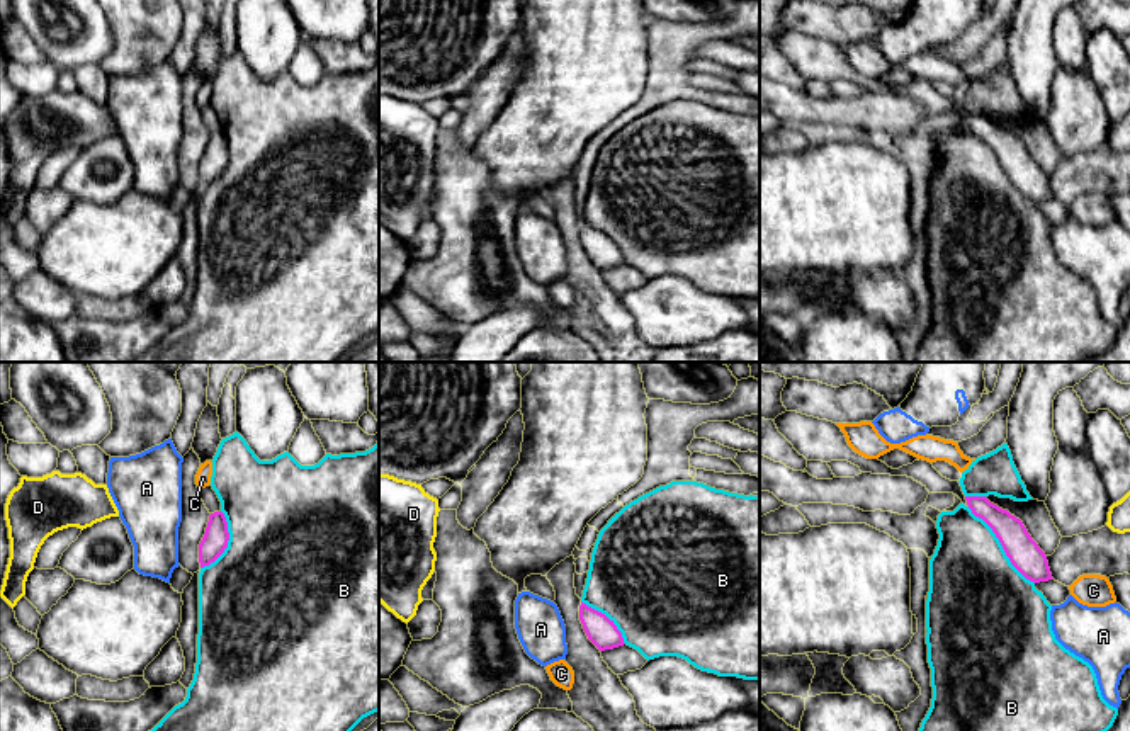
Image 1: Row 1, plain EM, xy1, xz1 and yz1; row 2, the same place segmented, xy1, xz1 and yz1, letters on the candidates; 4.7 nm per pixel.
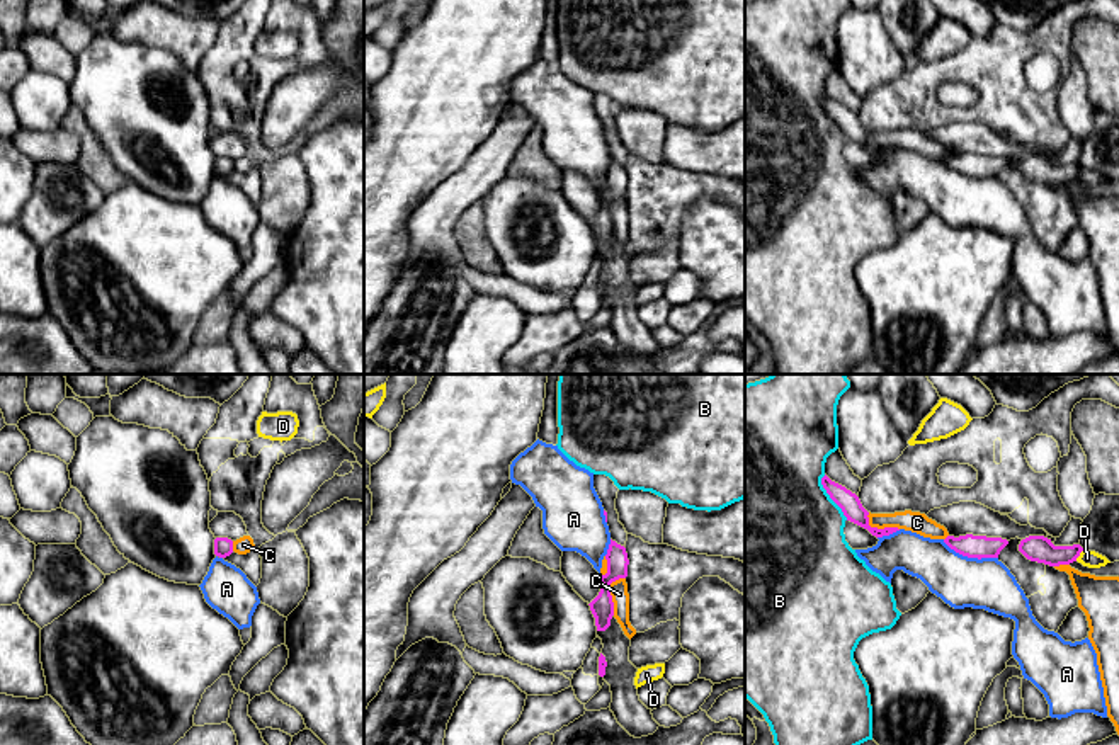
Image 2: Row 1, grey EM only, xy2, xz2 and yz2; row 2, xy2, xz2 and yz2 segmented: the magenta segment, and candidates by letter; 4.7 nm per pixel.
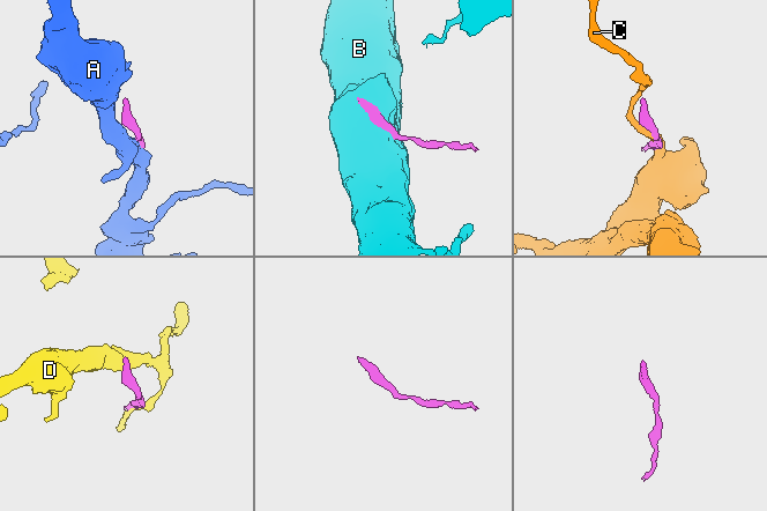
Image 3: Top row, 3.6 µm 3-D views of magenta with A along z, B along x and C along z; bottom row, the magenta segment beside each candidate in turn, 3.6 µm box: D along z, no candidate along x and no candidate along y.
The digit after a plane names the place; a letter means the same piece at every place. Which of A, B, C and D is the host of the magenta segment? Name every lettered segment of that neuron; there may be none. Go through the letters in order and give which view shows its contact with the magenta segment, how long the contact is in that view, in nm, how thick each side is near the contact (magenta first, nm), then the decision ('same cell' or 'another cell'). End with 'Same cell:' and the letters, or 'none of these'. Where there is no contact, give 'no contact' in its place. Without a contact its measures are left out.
A: contact in yz2; length 280 nm; calibres 110 and 240 nm; another cell
B: contact in yz1; length 480 nm; calibres 150 and 420 nm; another cell
C: contact in xz2; length 190 nm; calibres 110 and 80 nm; another cell
D: contact in yz2; length 70 nm; calibres 130 and 80 nm; another cell
Same cell: none of these

